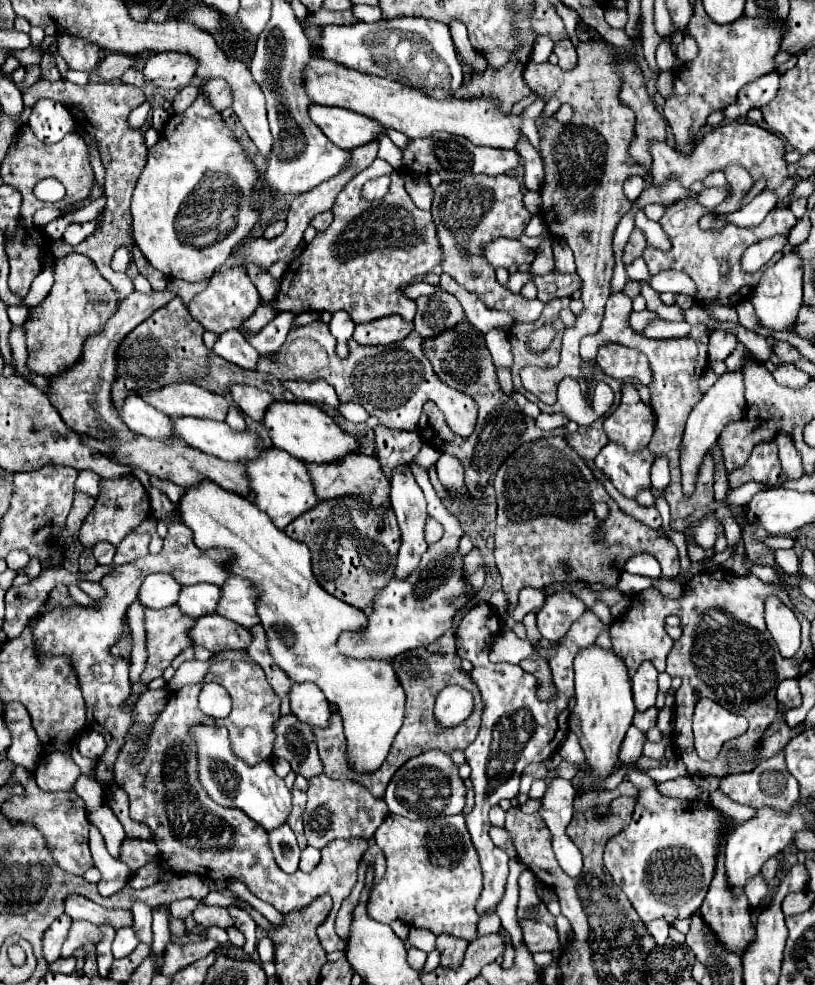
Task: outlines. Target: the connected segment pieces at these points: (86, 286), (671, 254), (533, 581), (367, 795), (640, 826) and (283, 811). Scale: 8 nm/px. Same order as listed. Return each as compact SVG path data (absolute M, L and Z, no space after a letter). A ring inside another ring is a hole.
M71 252L57 258L53 264L53 276L55 284L51 292L39 306L29 308L29 316L23 324L29 350L27 366L41 376L51 376L61 368L75 364L85 338L103 328L119 302L113 286L101 278L95 262L91 262L89 256Z
M685 198L685 200L677 200L671 206L667 206L665 214L661 216L661 226L663 230L669 234L671 238L671 250L669 252L661 252L655 248L645 248L643 252L643 260L649 266L651 274L657 274L661 270L679 270L691 276L691 280L697 286L697 296L695 300L705 306L709 304L733 304L737 302L737 288L755 288L755 284L761 278L761 272L755 274L747 274L741 270L741 254L745 252L745 248L753 242L765 240L769 236L781 234L787 236L789 230L795 226L797 218L793 216L793 212L787 206L781 208L773 208L767 218L753 228L737 228L733 224L725 224L721 230L701 230L695 222L695 198Z
M563 436L541 438L517 448L509 460L499 468L495 476L495 492L497 492L497 530L495 530L495 564L503 578L503 592L507 596L509 608L517 604L519 590L523 586L545 588L547 584L559 580L581 580L587 584L601 582L613 586L625 562L635 554L653 554L661 564L661 574L665 578L675 578L679 574L679 554L675 544L667 538L667 534L659 534L657 530L645 526L637 518L625 514L609 492L603 488L601 480L593 474L593 470L579 460L577 452L567 446ZM597 502L605 502L609 506L609 514L605 520L599 520L593 512Z
M319 774L309 780L303 824L307 842L313 848L321 850L337 838L371 838L387 814L387 804L371 796L371 792L363 784L351 780L333 780L325 774Z
M619 762L619 768L627 768L625 778L639 788L639 800L631 824L607 842L605 868L615 884L627 894L639 918L647 922L645 926L657 946L664 946L669 932L667 922L691 918L709 890L723 822L709 802L661 796L653 778L635 764Z
M193 726L191 730L199 744L199 780L215 802L223 806L237 806L267 830L279 828L279 824L287 822L287 816L291 812L291 790L285 786L283 778L273 772L273 766L269 762L249 766L235 758L225 726Z

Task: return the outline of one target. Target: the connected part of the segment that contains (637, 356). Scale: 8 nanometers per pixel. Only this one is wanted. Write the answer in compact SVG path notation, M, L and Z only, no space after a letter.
M607 344L607 346L599 348L597 364L611 378L625 380L625 378L633 376L633 378L639 378L645 386L651 382L651 372L649 372L647 358L643 358L641 352L631 350L627 346Z

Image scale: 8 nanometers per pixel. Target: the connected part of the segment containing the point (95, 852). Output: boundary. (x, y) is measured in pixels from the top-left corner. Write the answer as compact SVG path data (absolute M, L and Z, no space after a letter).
M90 825L89 848L91 856L93 856L93 862L101 872L101 880L97 884L99 894L103 898L109 898L111 894L119 892L125 886L125 882L129 878L129 868L125 868L125 864L121 860L113 858L107 852L107 846L105 846L105 840L103 840L101 832L93 825Z

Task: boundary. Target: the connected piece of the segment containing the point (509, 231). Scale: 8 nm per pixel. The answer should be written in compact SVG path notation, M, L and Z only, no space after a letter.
M509 174L499 176L465 176L461 180L443 182L435 190L435 200L431 208L437 236L443 250L441 268L467 292L477 294L477 298L493 310L507 312L515 322L535 322L543 312L541 300L529 300L521 294L513 294L509 288L501 286L495 278L495 268L481 256L481 244L495 240L497 236L519 238L531 220L529 210L523 206L523 194L517 178Z

